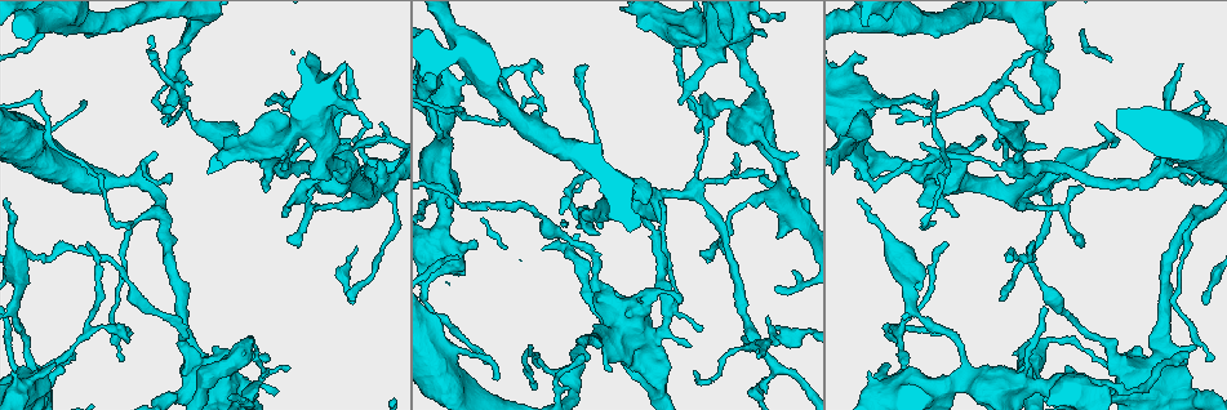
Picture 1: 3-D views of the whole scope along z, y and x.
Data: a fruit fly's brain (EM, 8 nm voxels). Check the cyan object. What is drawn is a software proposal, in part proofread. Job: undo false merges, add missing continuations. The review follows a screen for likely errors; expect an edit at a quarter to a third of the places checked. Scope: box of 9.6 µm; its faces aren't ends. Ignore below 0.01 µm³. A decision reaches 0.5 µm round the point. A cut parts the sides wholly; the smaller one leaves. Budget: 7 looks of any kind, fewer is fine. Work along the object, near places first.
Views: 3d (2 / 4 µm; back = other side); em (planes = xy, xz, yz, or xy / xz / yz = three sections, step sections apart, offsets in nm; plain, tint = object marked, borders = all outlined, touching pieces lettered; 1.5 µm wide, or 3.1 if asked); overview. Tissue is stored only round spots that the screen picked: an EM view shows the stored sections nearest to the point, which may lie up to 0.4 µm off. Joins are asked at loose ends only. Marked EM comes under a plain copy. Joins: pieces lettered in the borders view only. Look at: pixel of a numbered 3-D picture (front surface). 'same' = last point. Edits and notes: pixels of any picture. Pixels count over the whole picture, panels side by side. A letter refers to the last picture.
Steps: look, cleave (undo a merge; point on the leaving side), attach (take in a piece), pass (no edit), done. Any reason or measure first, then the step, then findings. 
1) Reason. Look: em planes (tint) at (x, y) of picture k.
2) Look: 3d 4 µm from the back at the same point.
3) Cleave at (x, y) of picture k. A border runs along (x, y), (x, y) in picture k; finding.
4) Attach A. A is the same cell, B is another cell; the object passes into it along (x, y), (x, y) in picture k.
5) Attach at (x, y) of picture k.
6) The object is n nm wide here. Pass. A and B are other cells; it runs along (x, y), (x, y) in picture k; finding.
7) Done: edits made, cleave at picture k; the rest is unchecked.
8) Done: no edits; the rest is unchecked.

Free end. Look: 3d 4 µm at (347, 65) of picture 1.

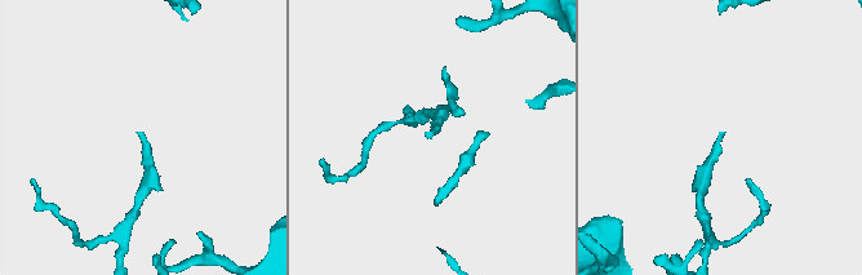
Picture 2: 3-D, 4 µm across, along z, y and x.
Look: em planes (borders) at (425, 135) of picture 2.

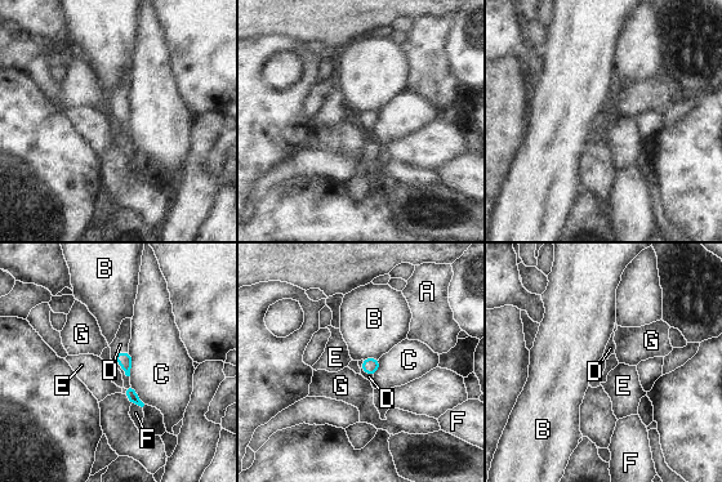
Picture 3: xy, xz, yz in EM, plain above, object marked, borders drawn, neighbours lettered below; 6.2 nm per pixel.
Attach D. D is the same cell, A, B, C, E, F and G are other cells; the object passes into it along (123, 358), (120, 365), (120, 344) in picture 3; the neuron continues.

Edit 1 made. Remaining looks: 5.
An open end. Look: em planes (borders) at (894, 340) of picture 1.

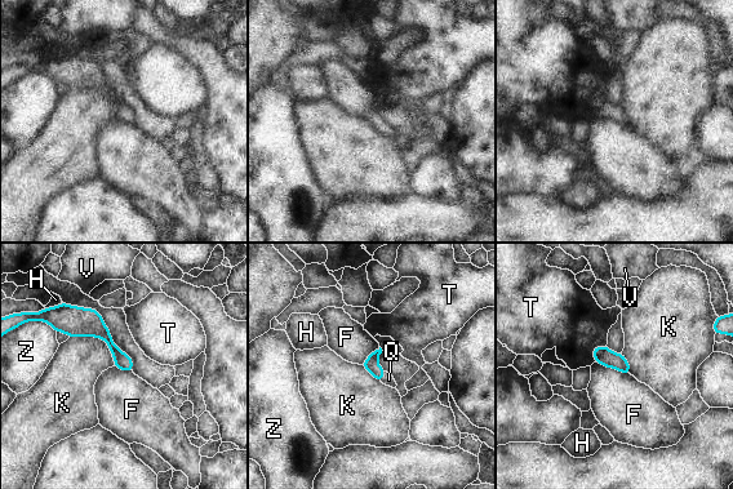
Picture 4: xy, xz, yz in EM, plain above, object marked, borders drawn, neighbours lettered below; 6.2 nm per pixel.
Attach Q. Q is the same cell, F, H, K, T, V and Z are other cells; the object passes into it along (371, 364), (383, 377), (389, 379) in picture 4; the neuron continues.

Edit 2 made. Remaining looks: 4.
Look: overview.

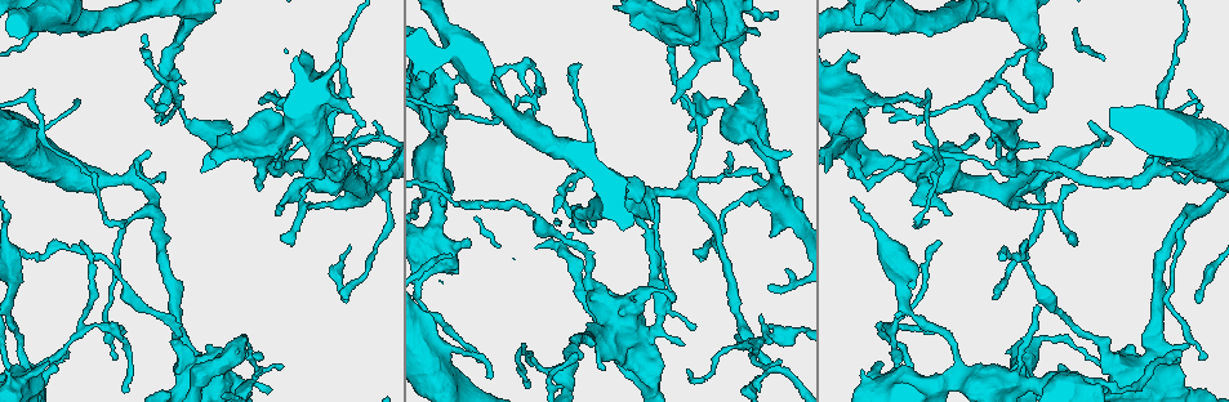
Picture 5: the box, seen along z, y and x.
Look: 3d 4 µm at (248, 385) of picture 5.

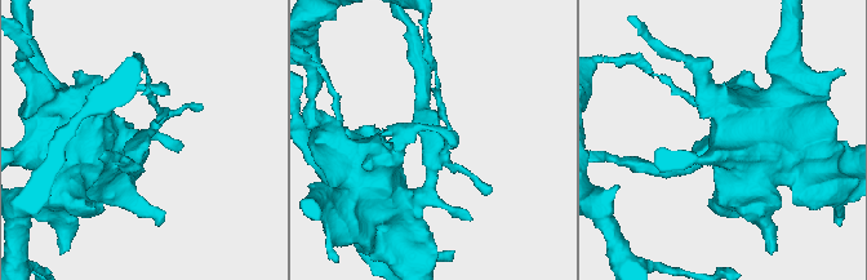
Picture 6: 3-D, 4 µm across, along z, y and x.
Need the tissue. Look: em planes (borders) at (146, 136) of picture 6.

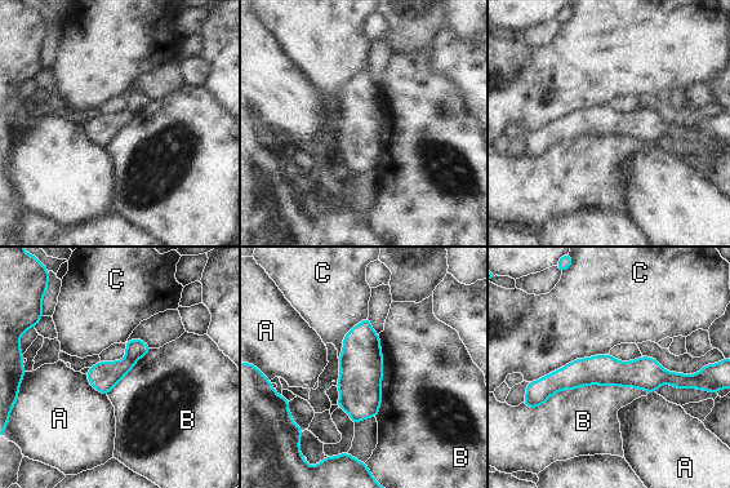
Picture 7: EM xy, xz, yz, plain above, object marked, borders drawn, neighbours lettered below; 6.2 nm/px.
Cleave at (136, 349) of picture 7. A, B and C are other cells; a border runs along (125, 356), (134, 362) in picture 7; two neurons meet here.

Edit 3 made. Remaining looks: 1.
Done: edits made, attach at picture 3, attach at picture 4, cleave at picture 7; the rest is unchecked.

